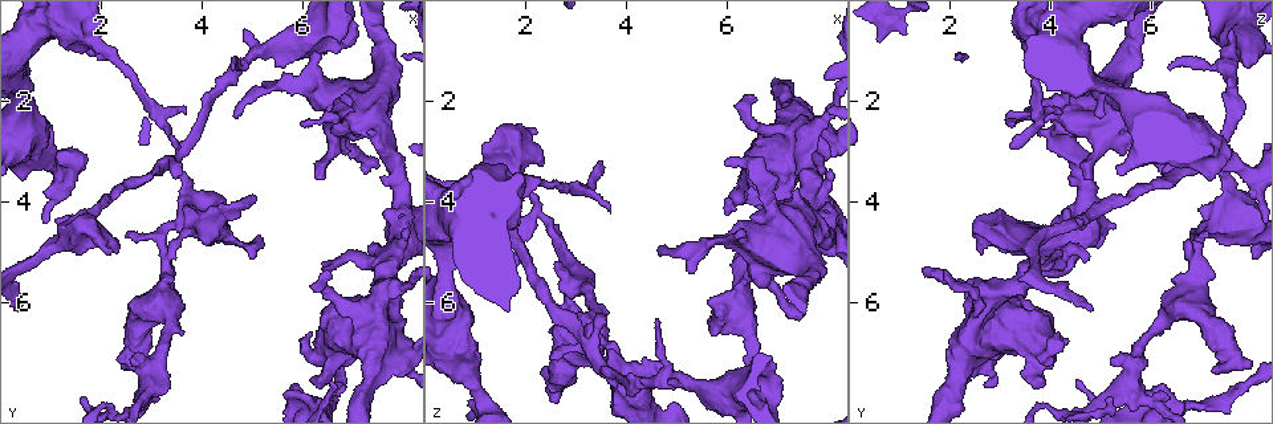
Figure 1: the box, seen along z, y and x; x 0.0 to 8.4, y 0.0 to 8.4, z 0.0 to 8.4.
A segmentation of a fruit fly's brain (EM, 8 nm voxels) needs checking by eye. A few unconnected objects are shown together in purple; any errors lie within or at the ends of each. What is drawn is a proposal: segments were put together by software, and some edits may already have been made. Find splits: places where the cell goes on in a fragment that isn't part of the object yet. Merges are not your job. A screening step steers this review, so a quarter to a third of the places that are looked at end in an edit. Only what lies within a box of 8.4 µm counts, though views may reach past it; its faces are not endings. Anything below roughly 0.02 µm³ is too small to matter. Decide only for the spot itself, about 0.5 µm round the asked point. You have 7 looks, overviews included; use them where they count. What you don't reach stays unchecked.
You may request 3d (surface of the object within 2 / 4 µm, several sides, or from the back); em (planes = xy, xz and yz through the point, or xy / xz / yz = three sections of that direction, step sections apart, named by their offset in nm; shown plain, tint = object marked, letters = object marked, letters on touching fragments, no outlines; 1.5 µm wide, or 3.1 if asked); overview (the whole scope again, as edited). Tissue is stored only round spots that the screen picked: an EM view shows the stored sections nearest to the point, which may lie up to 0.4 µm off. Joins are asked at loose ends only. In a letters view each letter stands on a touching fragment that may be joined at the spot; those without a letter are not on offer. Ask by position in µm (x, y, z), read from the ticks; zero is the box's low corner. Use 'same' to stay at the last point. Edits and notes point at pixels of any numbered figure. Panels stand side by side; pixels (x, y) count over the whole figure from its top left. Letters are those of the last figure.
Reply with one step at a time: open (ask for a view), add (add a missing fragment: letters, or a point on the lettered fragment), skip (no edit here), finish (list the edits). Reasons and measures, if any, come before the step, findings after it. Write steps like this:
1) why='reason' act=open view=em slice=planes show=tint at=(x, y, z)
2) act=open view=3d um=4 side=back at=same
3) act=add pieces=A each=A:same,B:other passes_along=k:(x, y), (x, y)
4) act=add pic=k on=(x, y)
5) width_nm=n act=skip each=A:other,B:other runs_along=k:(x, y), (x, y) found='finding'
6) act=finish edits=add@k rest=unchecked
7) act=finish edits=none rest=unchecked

act=open view=3d um=2 at=(1.10, 4.40, 4.50)

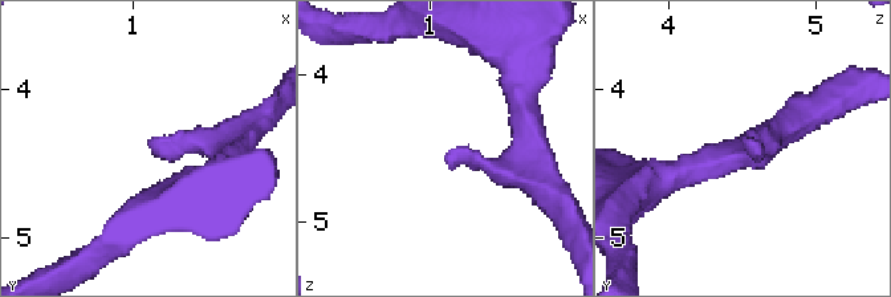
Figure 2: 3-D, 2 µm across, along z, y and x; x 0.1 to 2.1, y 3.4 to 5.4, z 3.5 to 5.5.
act=open view=em slice=yz step=4 show=tint at=(1.14, 4.32, 4.52)

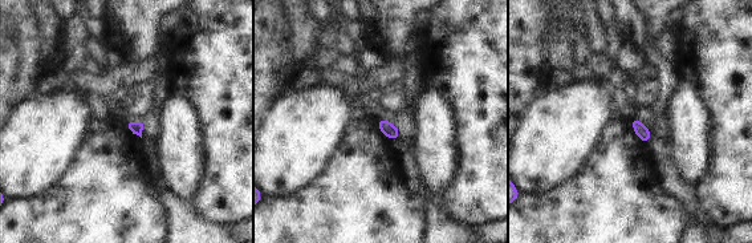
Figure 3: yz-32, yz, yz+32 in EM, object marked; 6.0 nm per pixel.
why='see the neighbours' act=open view=em slice=yz step=4 show=letters at=same

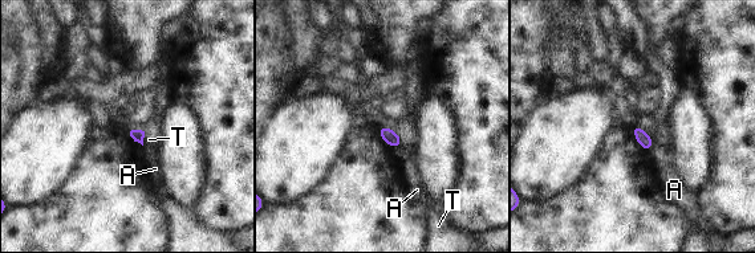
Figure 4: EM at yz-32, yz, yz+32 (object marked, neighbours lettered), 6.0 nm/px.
longest_contact=A:180nm act=skip each=A:other,T:other border=4:(638, 125), (653, 142), (650, 151) found='none of them fits'

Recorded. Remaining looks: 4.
act=open view=3d um=4 at=(2.55, 4.60, 7.05)

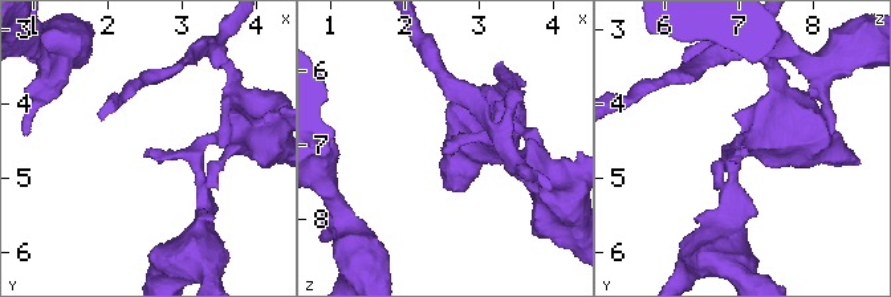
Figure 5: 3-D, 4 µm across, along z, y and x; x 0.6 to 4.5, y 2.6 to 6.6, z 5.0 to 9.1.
why='shape alone is not enough' act=open view=em slice=planes show=letters at=(2.50, 4.60, 7.10)

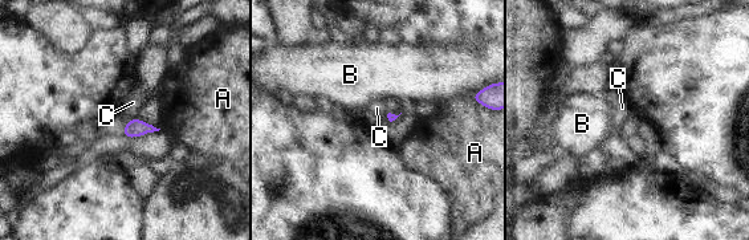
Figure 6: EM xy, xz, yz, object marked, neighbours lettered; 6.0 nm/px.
act=skip each=A:other,B:other,C:other border=6:(135, 117), (126, 121) found='no lettered fragment goes on from it'

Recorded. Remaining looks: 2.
act=finish edits=none rest=unchecked

